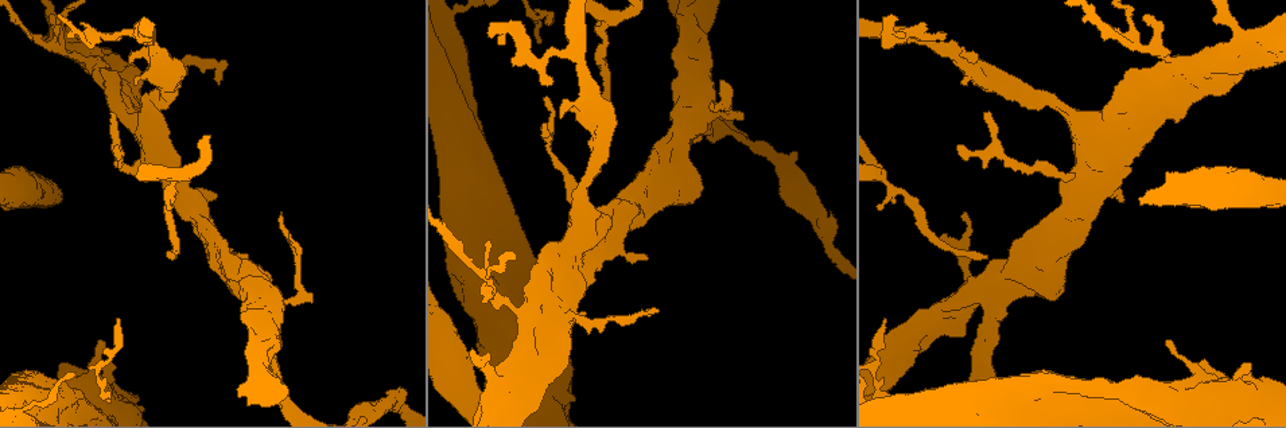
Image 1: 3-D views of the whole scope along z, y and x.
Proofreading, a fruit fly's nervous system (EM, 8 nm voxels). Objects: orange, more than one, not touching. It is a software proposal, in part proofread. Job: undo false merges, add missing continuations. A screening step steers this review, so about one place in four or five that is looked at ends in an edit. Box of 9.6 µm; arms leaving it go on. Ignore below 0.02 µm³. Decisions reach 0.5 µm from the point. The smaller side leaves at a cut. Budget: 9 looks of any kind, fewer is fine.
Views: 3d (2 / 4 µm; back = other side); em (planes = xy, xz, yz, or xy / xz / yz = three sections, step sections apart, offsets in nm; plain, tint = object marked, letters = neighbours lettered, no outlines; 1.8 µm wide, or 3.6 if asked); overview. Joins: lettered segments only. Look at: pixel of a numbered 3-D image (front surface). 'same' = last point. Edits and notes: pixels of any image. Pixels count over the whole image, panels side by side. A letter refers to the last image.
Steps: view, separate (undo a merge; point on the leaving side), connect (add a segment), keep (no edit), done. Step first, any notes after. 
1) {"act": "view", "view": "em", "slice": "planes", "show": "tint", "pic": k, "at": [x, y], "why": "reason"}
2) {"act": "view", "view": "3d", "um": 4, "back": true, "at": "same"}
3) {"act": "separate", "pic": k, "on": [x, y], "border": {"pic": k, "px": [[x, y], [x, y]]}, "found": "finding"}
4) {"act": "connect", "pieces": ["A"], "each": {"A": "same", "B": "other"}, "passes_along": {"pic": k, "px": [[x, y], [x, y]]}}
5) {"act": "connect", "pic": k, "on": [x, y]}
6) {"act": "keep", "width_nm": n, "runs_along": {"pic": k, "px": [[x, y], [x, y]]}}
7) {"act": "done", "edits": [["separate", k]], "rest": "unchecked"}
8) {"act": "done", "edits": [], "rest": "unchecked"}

{"act": "view", "view": "3d", "um": 2, "pic": 1, "at": [575, 53], "why": "three-way junction"}

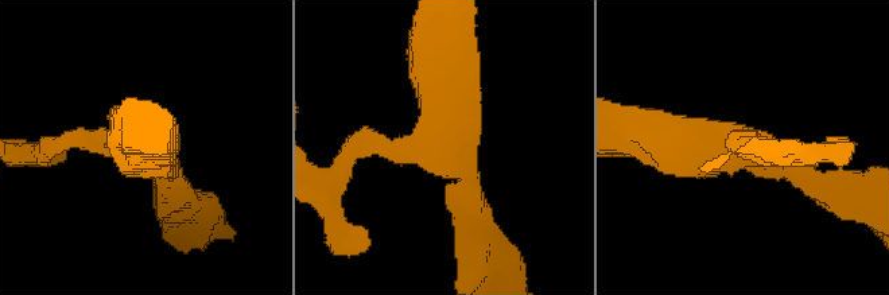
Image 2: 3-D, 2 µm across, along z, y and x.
{"act": "view", "view": "em", "slice": "xy", "step": 8, "show": "tint", "pic": 2, "at": [447, 149], "arms": 3}

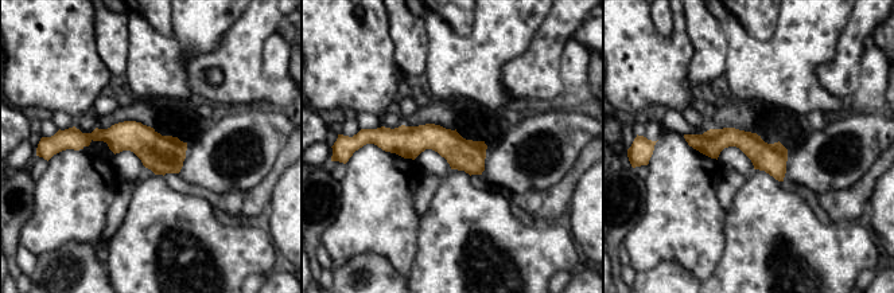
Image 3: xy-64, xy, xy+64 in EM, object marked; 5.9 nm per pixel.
{"act": "view", "view": "em", "slice": "planes", "show": "letters", "at": "same"}

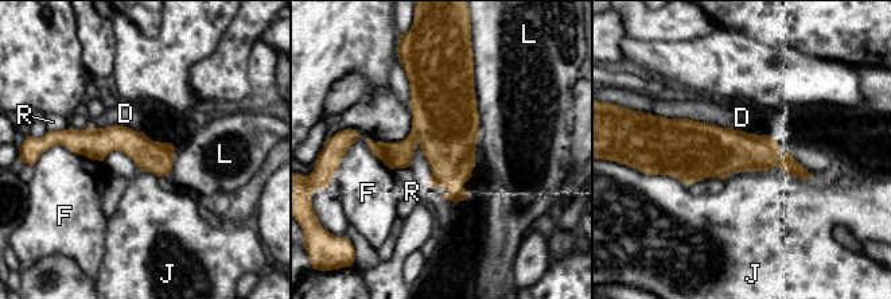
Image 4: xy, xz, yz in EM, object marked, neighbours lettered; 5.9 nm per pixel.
{"act": "keep", "width_nm": 190, "each": {"D": "other", "F": "other", "J": "other", "L": "other", "R": "other"}, "runs_along": {"pic": 4, "px": [[61, 136], [127, 140], [168, 169]]}, "found": "continuous, no second cell"}

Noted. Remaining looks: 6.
{"act": "view", "view": "em", "um": 3.6, "slice": "planes", "show": "letters", "pic": 1, "at": [586, 244], "why": "touches itself"}

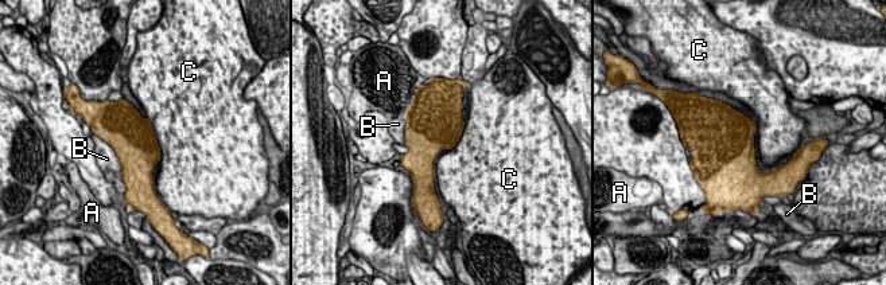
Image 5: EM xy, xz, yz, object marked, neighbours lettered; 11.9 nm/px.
{"act": "keep", "each": {"A": "other", "B": "other", "C": "other"}, "border": {"pic": 5, "px": [[147, 117], [159, 148], [159, 160]]}, "found": "one cell here"}

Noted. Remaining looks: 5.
{"act": "view", "view": "em", "um": 3.6, "slice": "planes", "show": "plain", "pic": 1, "at": [1239, 373], "why": "calibre changes"}

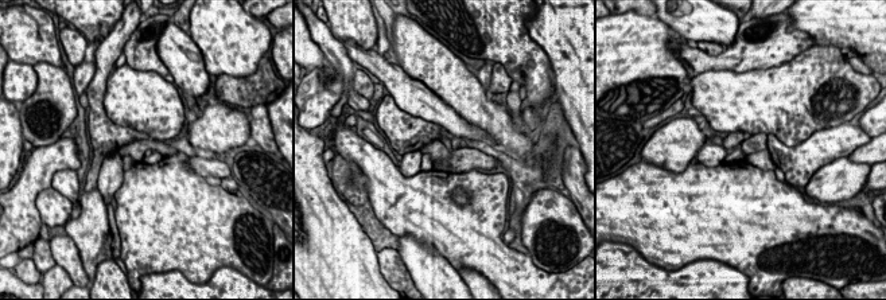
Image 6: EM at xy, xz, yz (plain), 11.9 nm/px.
{"act": "view", "view": "em", "um": 3.6, "slice": "planes", "show": "letters", "at": "same", "why": "what lies round it"}

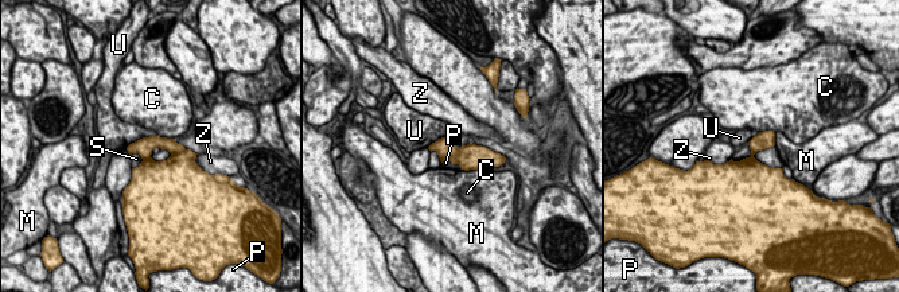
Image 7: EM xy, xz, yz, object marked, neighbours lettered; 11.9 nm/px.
{"act": "separate", "pic": 7, "on": [170, 144], "each": {"C": "other", "M": "other", "P": "other", "S": "other", "U": "other", "Z": "other"}, "border": {"pic": 7, "px": [[186, 150], [171, 155]]}, "found": "two cells meet here"}

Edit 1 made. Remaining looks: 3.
{"act": "view", "view": "em", "um": 3.6, "slice": "planes", "show": "letters", "pic": 1, "at": [478, 286], "why": "touches itself"}

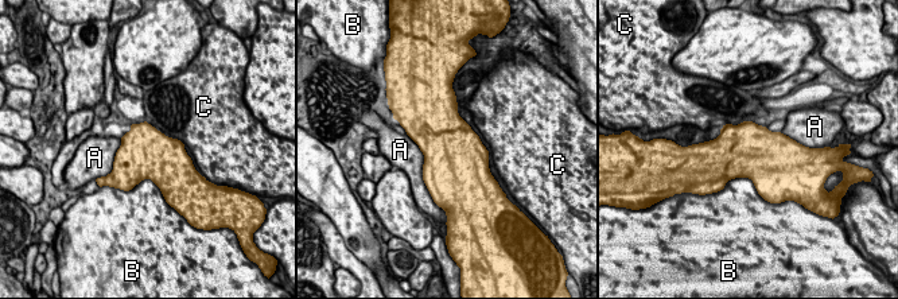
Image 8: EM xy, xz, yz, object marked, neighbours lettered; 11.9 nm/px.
{"act": "keep", "each": {"A": "other", "B": "other", "C": "other"}, "border": {"pic": 8, "px": [[407, 134], [423, 155], [430, 191]]}, "found": "continuous, no second cell"}

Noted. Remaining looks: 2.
{"act": "done", "edits": [["separate", 7]], "rest": "unchecked"}

